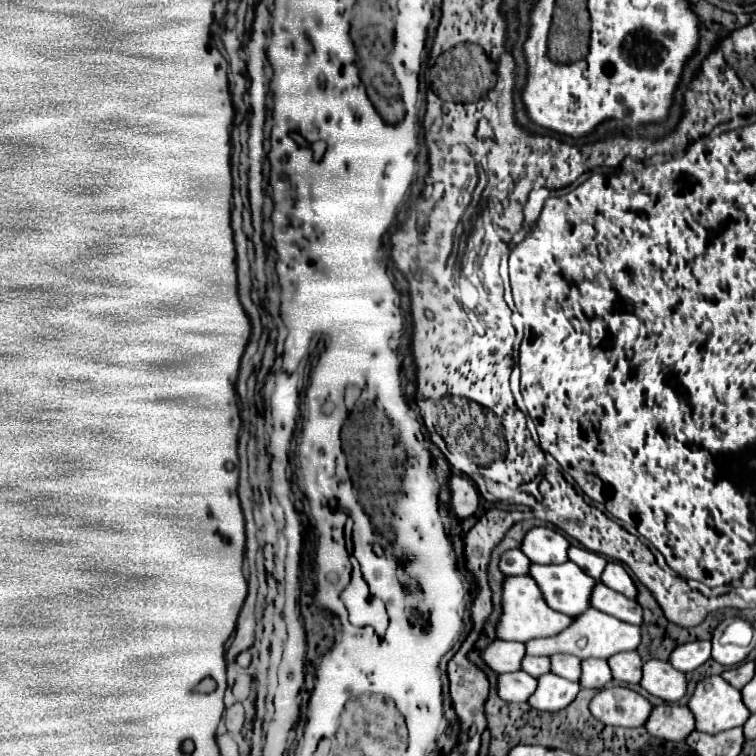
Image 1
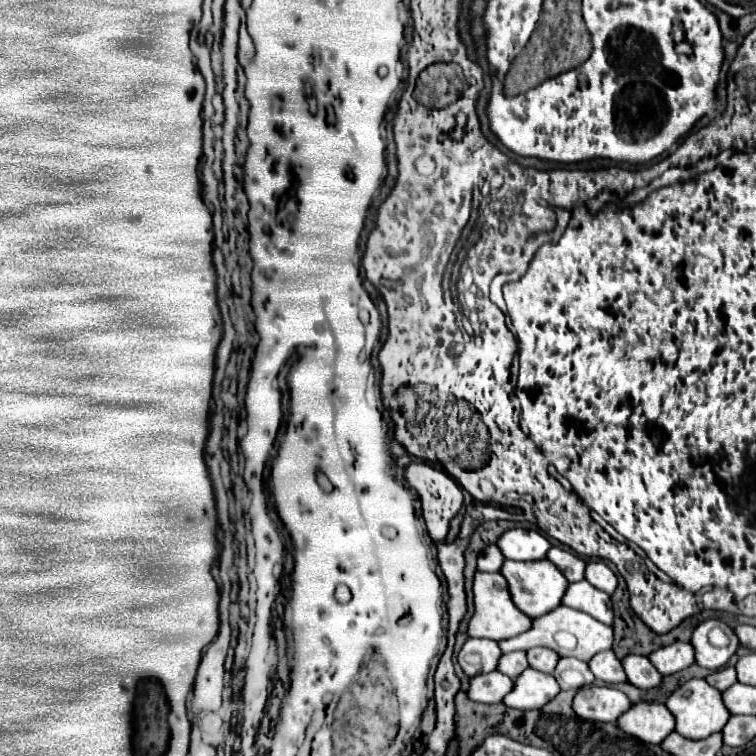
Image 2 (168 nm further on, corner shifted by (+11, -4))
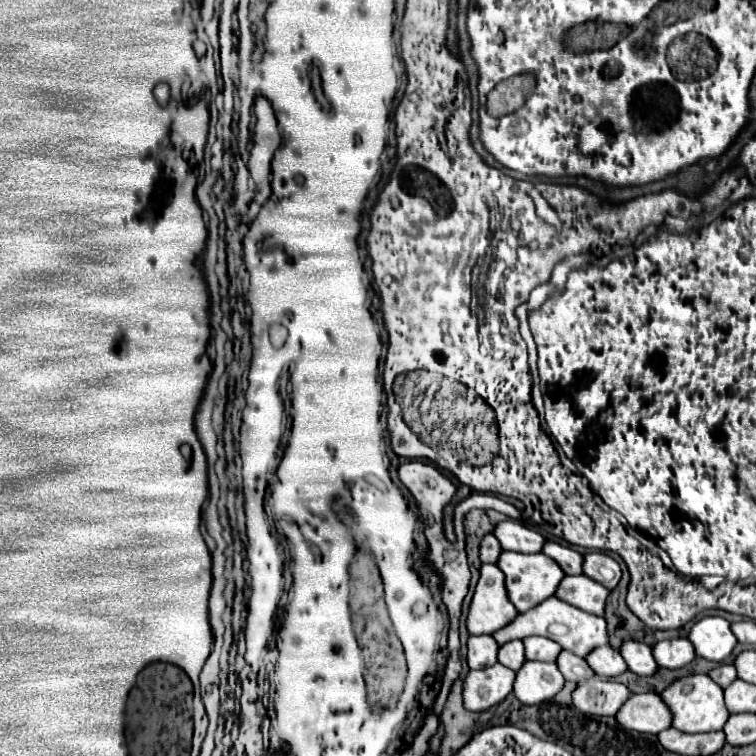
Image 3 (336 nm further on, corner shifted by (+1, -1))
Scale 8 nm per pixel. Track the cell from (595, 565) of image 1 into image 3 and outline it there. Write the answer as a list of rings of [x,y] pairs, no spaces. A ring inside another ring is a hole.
[[[547,541],[547,545],[543,547],[543,553],[551,559],[555,559],[561,569],[567,575],[581,575],[583,573],[583,555],[571,547],[563,547],[555,541]]]

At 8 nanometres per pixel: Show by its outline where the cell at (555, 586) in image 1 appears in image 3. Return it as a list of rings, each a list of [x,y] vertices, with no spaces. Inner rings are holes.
[[[503,551],[497,561],[497,567],[505,573],[505,585],[509,591],[509,599],[521,613],[529,611],[529,609],[537,607],[539,603],[543,603],[545,599],[553,597],[561,579],[565,577],[563,569],[551,557],[547,557],[543,553],[535,553],[535,557],[531,557],[531,555],[523,555],[523,553]]]

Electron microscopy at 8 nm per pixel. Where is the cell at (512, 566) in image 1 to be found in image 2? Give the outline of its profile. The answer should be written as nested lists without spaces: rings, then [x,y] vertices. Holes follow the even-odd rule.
[[[489,544],[481,556],[477,558],[477,568],[481,572],[499,572],[501,570],[501,564],[503,564],[503,554],[501,550],[497,548],[497,544]]]

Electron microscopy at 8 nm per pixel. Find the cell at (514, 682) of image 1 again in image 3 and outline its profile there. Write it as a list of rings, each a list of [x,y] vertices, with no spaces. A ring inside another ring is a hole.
[[[495,663],[493,667],[481,671],[469,671],[465,677],[463,703],[469,711],[485,711],[501,703],[513,691],[513,683],[515,671],[501,663]]]

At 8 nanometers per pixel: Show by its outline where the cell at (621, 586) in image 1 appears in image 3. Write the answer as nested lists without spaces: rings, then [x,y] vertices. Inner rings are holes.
[[[587,553],[583,561],[583,573],[607,589],[615,589],[621,579],[621,567],[605,553]]]

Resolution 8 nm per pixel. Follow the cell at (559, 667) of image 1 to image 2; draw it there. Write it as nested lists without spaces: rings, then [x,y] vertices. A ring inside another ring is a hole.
[[[529,648],[529,652],[527,652],[529,666],[533,666],[535,670],[541,670],[541,672],[547,672],[547,674],[551,674],[555,670],[557,658],[559,658],[559,654],[549,648]]]

